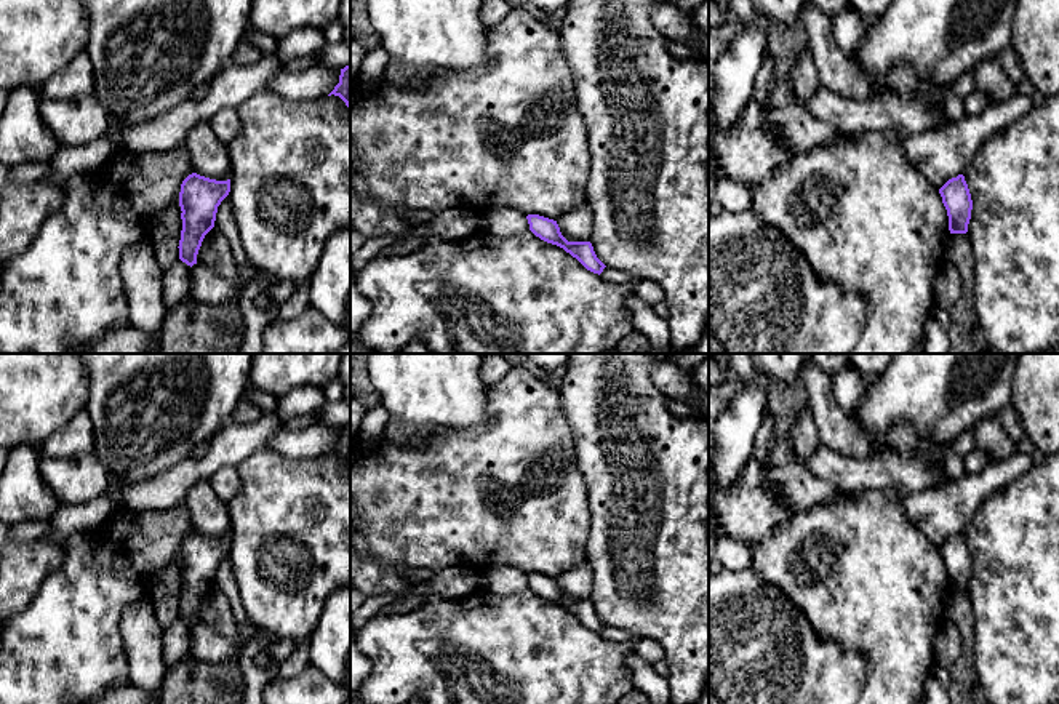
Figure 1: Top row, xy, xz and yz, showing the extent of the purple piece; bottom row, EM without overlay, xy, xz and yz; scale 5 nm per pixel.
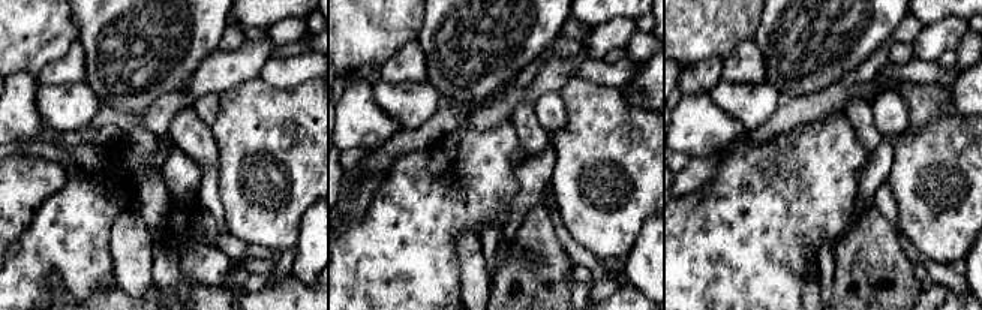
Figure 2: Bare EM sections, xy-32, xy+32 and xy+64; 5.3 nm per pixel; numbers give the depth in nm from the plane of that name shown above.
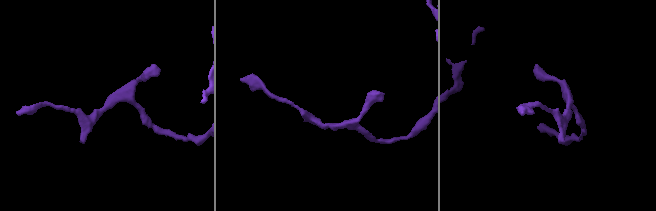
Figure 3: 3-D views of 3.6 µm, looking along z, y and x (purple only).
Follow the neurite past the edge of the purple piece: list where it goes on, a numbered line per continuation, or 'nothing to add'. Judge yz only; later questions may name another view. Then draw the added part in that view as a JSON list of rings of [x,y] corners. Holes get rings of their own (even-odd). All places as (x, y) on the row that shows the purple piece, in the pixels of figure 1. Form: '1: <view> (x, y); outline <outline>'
nothing to add

